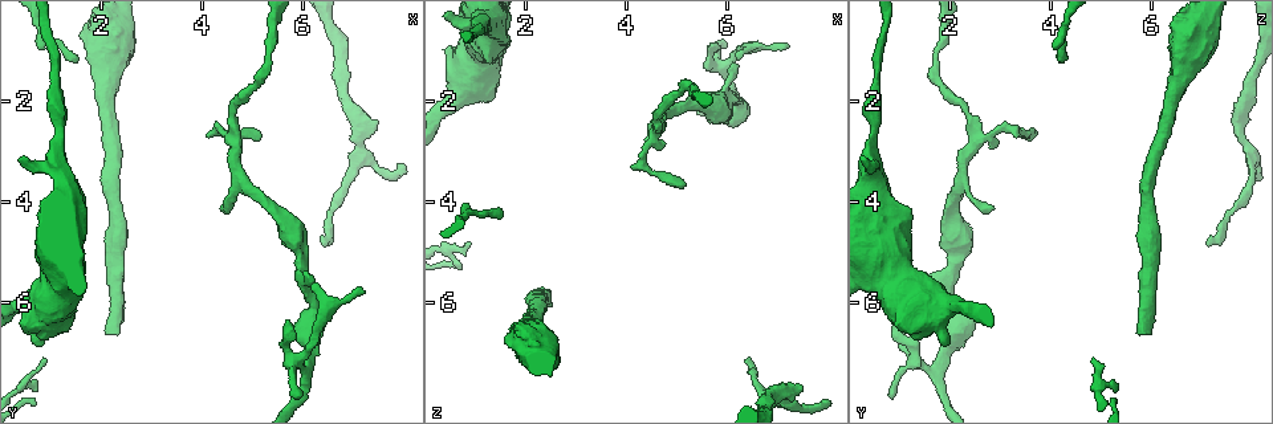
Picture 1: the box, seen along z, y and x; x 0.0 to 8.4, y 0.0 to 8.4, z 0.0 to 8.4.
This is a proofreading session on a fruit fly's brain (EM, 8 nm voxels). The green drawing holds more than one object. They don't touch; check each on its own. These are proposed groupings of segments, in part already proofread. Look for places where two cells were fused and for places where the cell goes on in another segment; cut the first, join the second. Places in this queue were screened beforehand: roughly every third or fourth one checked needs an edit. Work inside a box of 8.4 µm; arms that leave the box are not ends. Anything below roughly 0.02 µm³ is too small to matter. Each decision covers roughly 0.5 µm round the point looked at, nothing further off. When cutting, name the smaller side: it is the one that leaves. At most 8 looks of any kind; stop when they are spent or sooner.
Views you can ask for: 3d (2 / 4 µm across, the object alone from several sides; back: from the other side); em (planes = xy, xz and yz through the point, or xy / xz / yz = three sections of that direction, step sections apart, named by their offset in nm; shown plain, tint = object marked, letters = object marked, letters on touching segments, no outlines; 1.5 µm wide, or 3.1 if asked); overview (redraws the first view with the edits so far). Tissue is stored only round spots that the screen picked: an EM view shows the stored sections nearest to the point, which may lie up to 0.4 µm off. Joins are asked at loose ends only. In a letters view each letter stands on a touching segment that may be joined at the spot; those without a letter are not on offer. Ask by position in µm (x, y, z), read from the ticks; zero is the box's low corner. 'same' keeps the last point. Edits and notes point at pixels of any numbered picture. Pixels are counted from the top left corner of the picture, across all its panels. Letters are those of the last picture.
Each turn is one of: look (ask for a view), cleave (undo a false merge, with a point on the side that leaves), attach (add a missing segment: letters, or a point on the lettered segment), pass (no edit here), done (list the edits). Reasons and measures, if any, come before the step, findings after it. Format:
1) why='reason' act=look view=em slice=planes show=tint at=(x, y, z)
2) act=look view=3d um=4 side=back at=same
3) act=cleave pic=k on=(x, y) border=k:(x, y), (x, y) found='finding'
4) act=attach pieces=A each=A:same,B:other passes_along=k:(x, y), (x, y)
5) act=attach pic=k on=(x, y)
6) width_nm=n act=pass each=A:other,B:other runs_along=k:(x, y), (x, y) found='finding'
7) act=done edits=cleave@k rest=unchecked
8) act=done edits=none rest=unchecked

why='thin end' act=look view=3d um=4 at=(5.20, 2.70, 3.70)

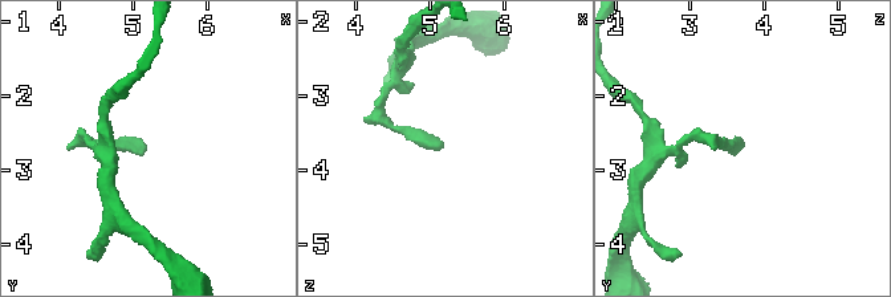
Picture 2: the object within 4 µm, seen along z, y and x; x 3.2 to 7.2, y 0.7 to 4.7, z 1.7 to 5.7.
act=look view=em slice=planes show=letters at=(5.20, 2.70, 3.65)

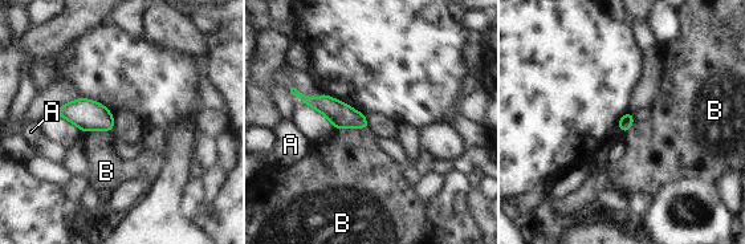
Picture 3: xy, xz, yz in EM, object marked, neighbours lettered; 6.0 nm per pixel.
act=pass each=A:other,B:other found='no lettered segment goes on from it'

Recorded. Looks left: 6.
why='long arm stops here' act=look view=em slice=yz step=8 show=letters at=(2.10, 6.55, 5.85)

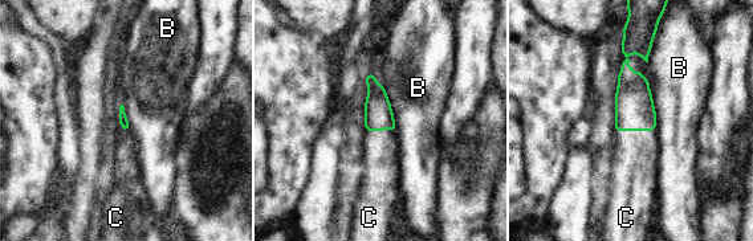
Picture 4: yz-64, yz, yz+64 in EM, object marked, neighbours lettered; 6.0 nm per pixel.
act=look view=em slice=planes show=letters at=same

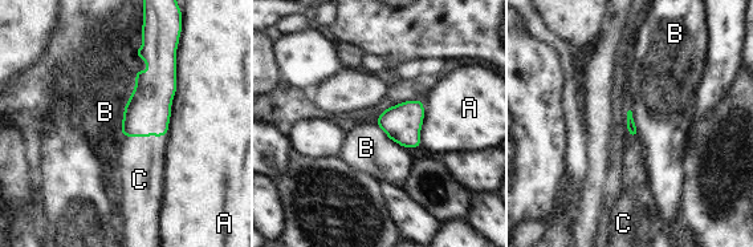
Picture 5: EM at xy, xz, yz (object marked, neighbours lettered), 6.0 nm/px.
act=attach pieces=C each=A:other,B:other,C:same found='it goes on there'

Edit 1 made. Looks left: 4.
act=done edits=attach@5 rest=unchecked

